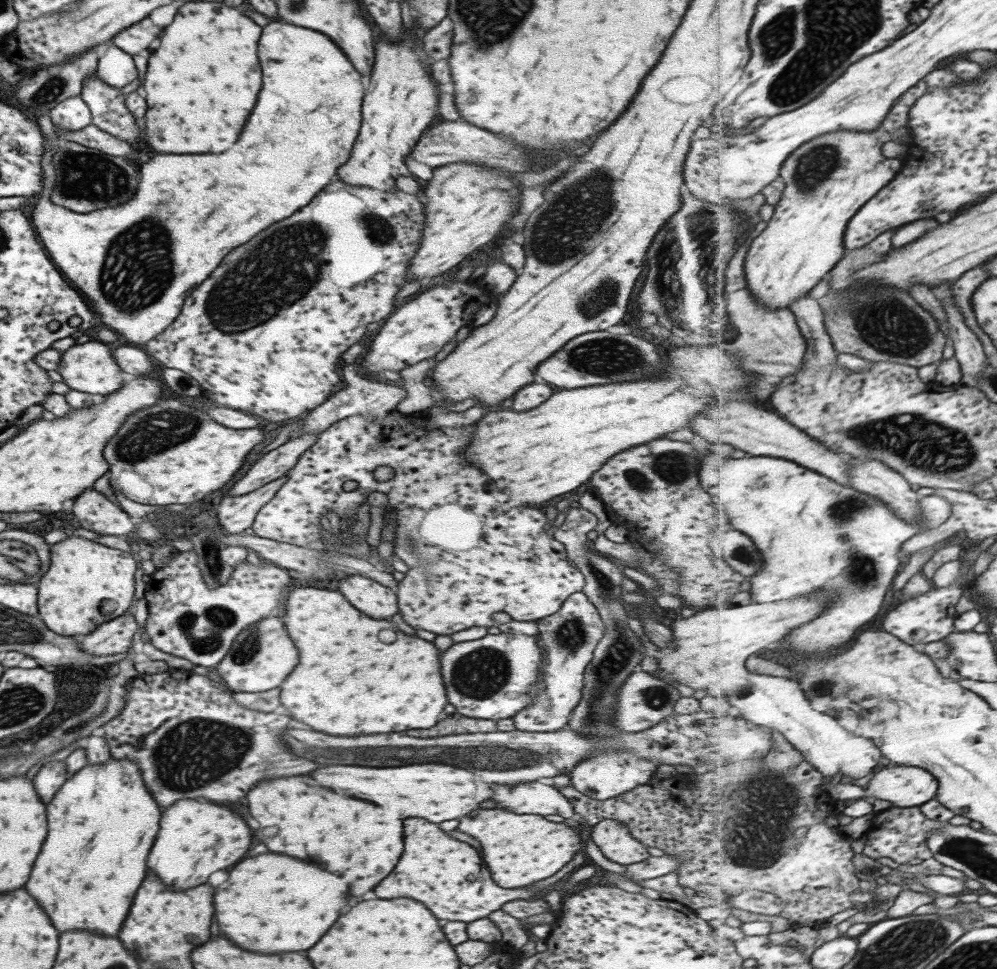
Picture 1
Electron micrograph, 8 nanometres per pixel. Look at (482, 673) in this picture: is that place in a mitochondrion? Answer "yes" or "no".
yes

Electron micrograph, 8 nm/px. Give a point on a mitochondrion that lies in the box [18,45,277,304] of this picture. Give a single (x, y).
(84, 176)

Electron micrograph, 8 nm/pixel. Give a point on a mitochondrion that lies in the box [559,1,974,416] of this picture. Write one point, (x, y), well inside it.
(886, 325)

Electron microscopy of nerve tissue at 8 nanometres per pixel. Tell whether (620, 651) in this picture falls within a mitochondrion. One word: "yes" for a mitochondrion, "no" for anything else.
yes

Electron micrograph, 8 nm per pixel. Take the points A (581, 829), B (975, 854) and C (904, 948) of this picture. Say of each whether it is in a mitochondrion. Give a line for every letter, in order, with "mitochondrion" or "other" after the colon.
A: other
B: mitochondrion
C: mitochondrion

